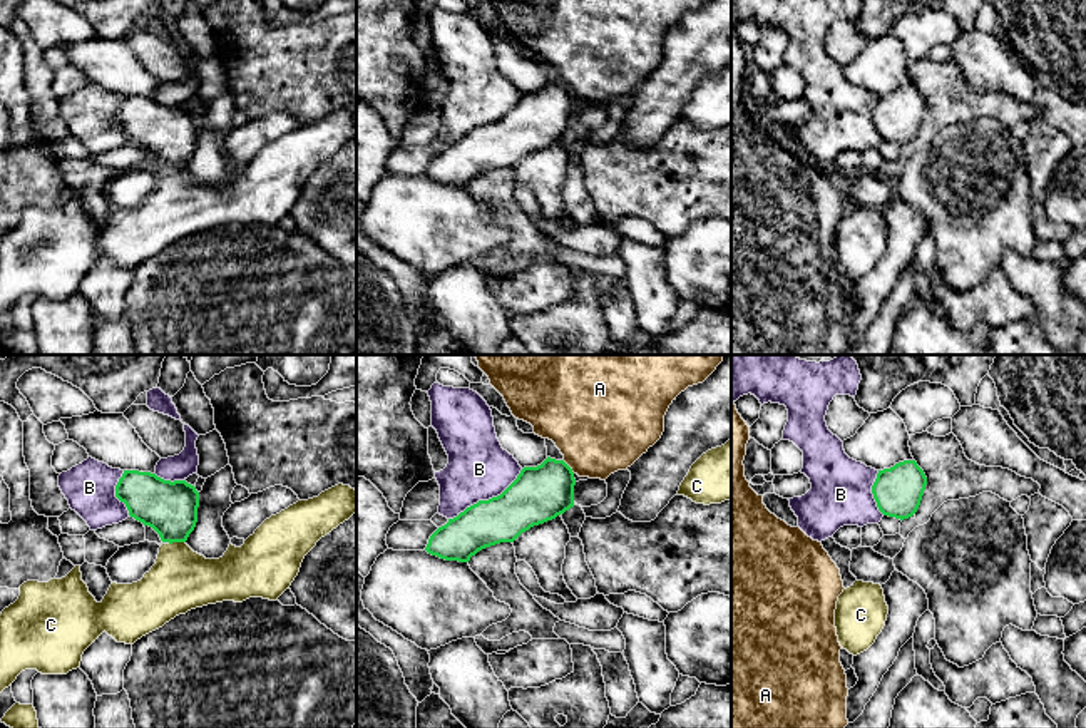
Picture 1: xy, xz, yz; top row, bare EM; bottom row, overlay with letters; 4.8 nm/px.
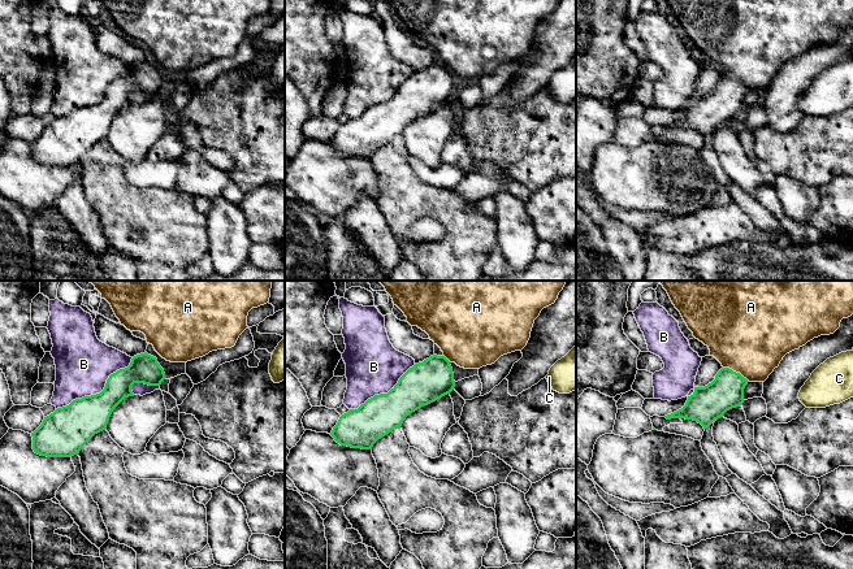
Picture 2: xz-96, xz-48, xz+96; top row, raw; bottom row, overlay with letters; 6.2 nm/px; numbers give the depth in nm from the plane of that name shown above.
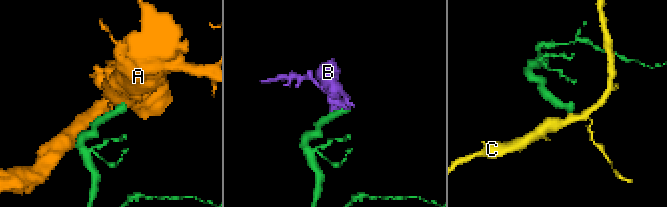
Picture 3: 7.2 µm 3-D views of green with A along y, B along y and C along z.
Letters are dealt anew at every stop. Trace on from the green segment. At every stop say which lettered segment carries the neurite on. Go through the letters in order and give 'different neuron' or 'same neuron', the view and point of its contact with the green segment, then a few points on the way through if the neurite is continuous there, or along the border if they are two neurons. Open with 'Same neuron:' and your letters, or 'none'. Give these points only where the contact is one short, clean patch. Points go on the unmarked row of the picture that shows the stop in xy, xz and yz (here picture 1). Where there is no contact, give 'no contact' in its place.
Same neuron: A
A: same neuron | xz (569, 92) | across xz (539, 119), (569, 92), (593, 69), (599, 51)
B: different neuron | xz (486, 126)
C: different neuron | xy (176, 166) | along xy (168, 166), (184, 168)

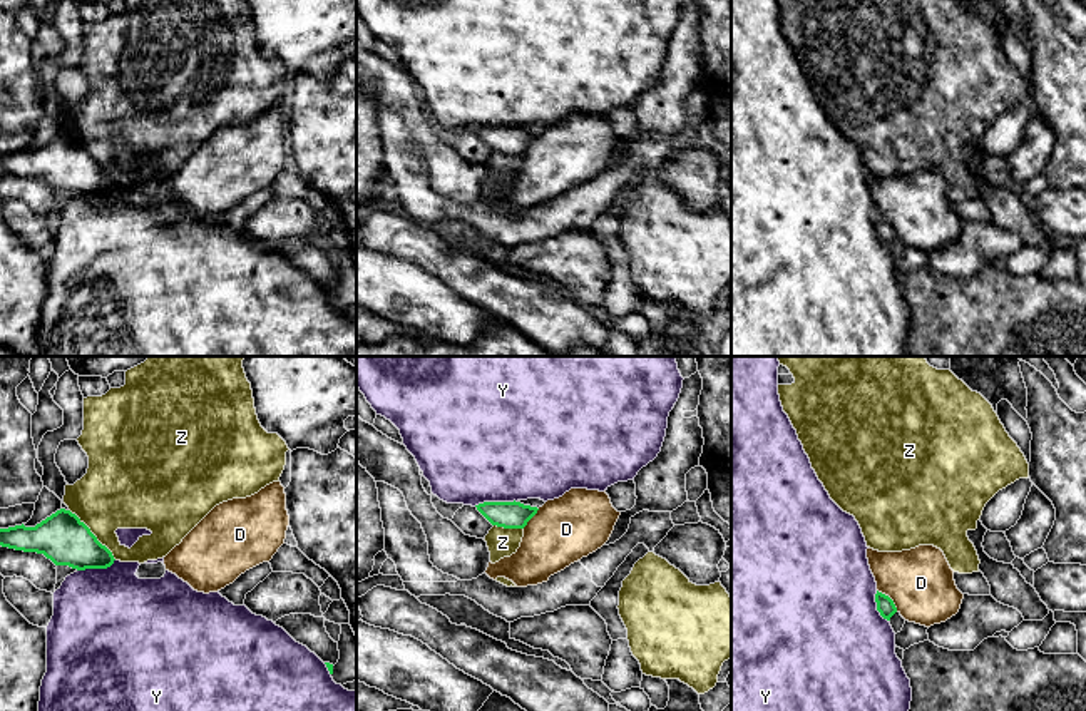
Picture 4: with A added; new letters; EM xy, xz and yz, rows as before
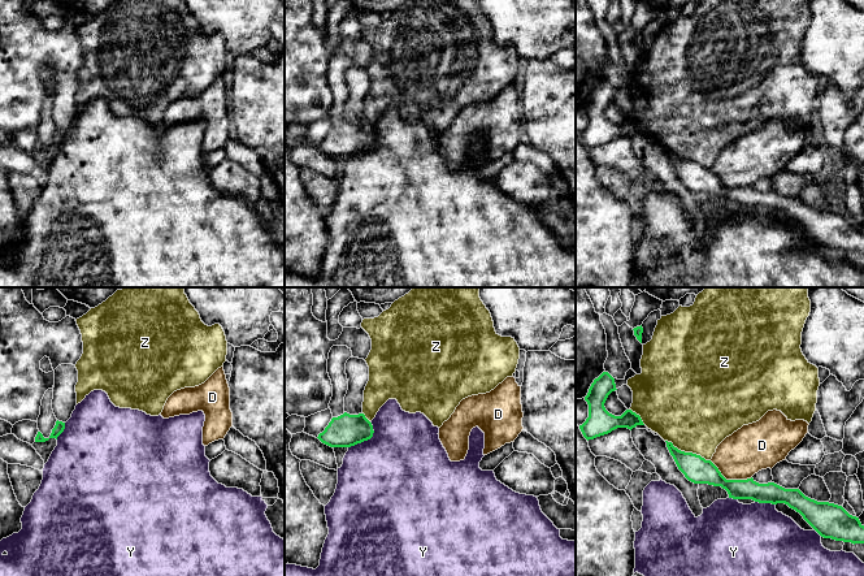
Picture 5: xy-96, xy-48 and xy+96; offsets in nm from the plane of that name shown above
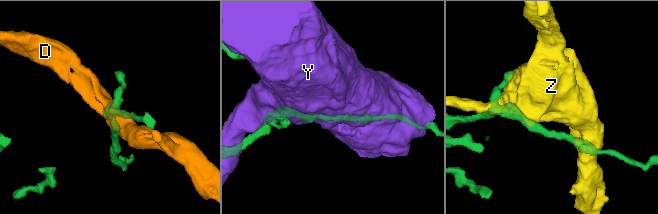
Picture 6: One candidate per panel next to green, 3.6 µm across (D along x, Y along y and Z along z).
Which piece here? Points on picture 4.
Same neuron: none
D: different neuron | yz (891, 225) | along yz (877, 214), (892, 226), (897, 236)
Y: different neuron | xz (494, 127)
Z: different neuron | xy (92, 159)

